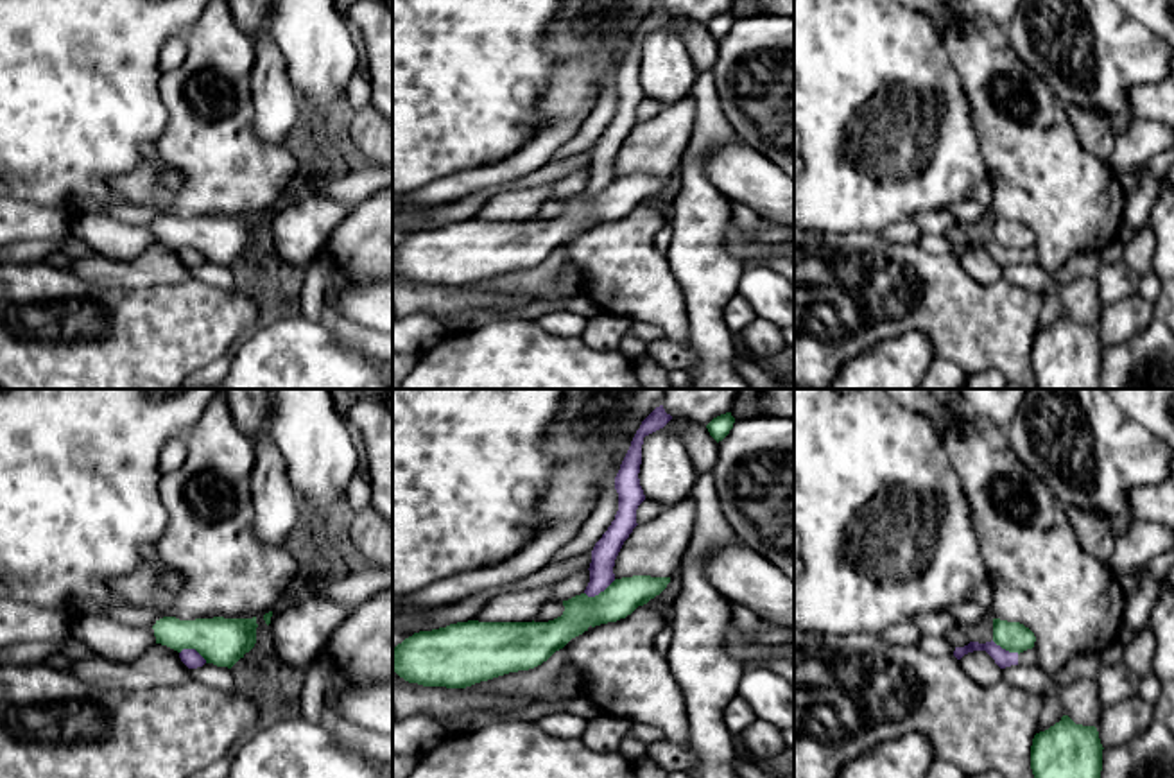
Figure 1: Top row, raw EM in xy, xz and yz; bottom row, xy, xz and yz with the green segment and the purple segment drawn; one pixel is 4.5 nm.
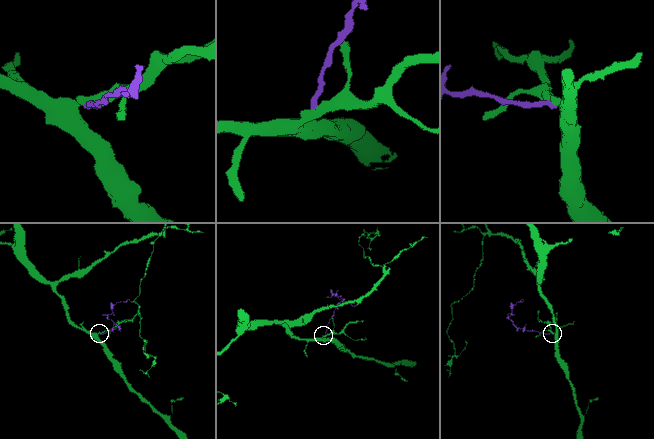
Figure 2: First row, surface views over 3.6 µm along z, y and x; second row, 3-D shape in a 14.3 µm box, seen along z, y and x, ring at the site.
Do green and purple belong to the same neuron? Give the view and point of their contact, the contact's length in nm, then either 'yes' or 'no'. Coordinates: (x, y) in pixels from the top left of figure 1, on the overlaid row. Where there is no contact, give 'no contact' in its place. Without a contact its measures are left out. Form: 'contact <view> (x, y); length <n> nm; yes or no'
contact xz (601, 592); length 160 nm; no

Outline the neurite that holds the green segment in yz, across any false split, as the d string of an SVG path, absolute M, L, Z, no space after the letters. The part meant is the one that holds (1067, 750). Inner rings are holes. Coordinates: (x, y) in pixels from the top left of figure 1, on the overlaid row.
M1068 715L1032 739L1034 778L1101 778L1102 744L1095 726L1075 724Z

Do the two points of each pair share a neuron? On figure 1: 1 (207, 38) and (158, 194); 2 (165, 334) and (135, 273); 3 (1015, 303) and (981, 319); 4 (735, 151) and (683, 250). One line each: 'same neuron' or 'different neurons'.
1: same neuron
2: different neurons
3: same neuron
4: different neurons

